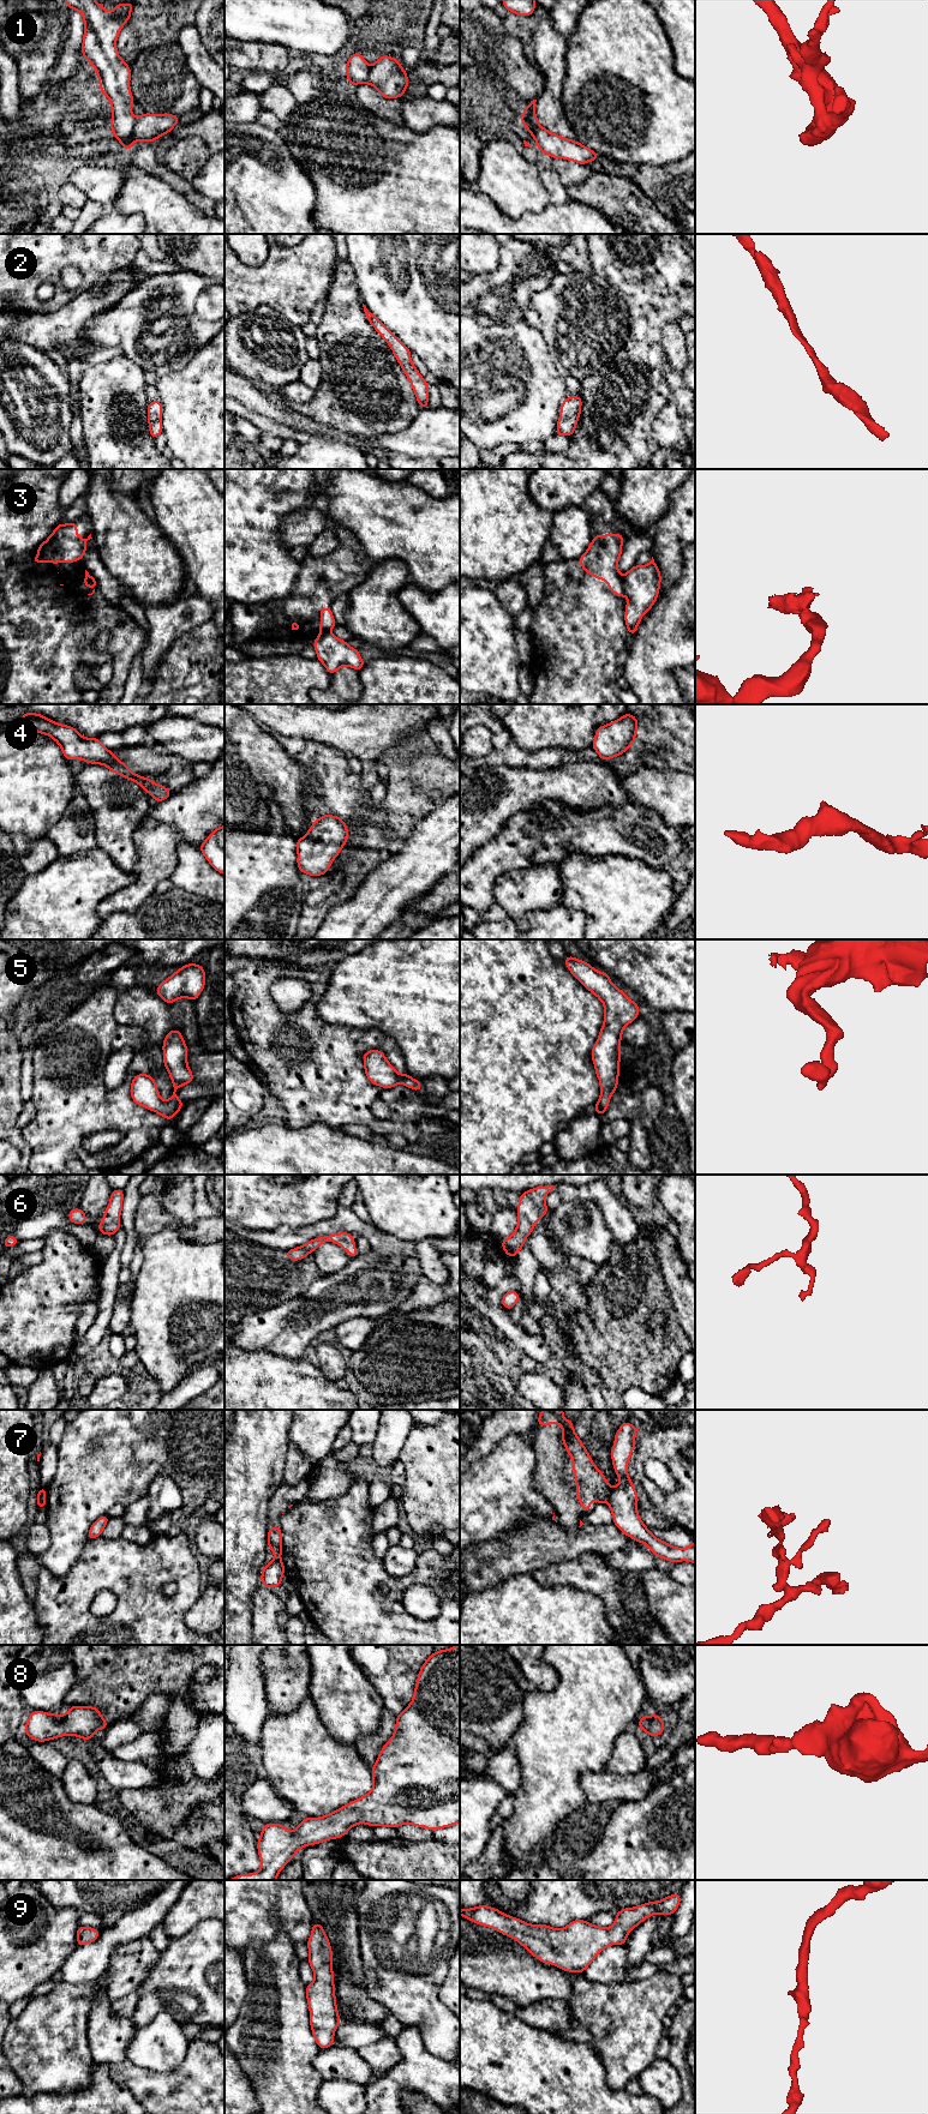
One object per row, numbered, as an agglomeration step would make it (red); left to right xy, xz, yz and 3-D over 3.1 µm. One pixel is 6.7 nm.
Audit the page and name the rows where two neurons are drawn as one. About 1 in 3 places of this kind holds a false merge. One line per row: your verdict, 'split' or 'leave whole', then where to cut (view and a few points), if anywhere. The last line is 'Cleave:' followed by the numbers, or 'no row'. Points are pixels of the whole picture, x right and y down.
1: split | xy (136, 119), (130, 138), (127, 140), (119, 140)
2: leave whole | no cut
3: split | yz (622, 577), (624, 587)
4: leave whole | no cut
5: leave whole | no cut
6: leave whole | no cut
7: split | yz (612, 1488), (604, 1500)
8: leave whole | no cut
9: leave whole | no cut
Cleave: 1, 3, 7

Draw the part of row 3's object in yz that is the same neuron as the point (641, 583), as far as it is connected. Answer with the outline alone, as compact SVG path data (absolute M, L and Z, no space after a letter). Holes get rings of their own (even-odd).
M653 557L647 565L634 565L624 575L623 583L628 597L624 620L630 635L636 633L641 618L654 605L660 588L660 579L661 575Z

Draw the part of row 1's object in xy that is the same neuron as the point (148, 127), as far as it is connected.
M148 114L136 118L133 132L128 142L119 140L128 151L133 142L155 142L161 136L172 131L179 122L179 116L172 114Z

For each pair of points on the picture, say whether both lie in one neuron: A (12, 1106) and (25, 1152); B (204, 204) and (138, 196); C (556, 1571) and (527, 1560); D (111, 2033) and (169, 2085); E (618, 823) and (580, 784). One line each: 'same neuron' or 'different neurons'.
A: same neuron
B: different neurons
C: different neurons
D: same neuron
E: different neurons

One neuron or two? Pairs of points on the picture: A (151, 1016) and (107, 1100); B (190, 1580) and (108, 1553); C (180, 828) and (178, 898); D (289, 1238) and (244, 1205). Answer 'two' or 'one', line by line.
A: two
B: one
C: two
D: two

